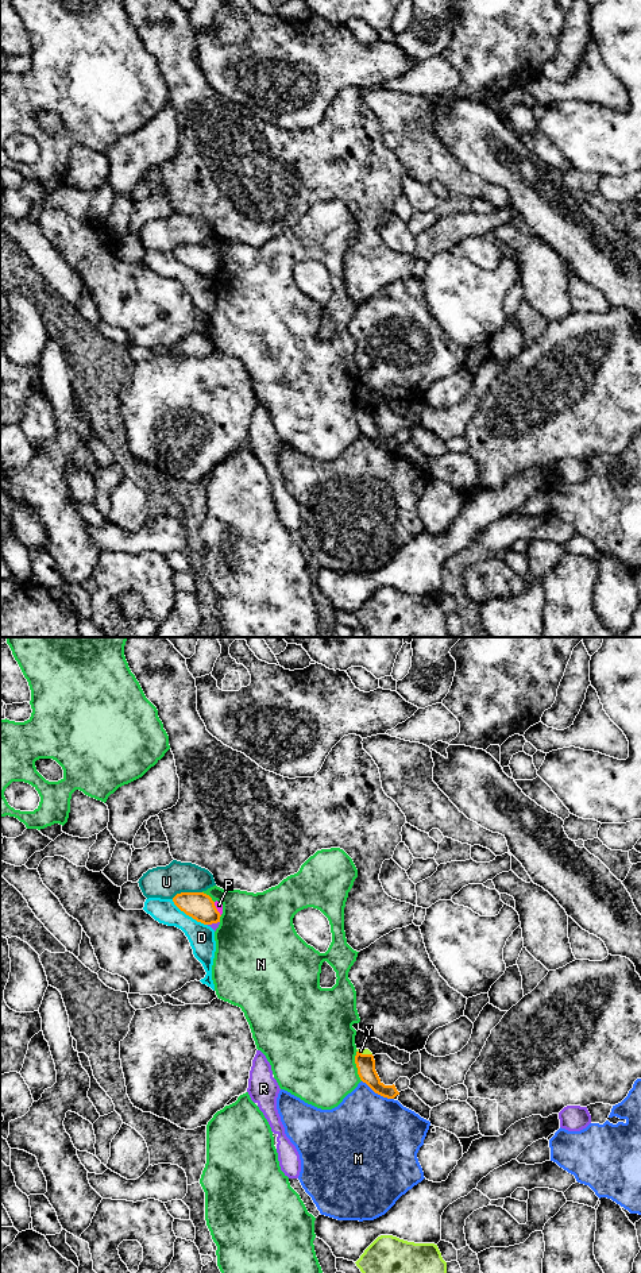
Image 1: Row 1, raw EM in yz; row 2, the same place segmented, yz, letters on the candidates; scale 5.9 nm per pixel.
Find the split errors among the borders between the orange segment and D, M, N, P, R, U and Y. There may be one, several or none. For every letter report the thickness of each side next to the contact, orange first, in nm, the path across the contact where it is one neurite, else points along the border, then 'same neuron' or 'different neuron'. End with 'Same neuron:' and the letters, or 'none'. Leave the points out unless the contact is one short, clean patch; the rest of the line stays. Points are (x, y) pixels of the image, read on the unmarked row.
D: 160/160 nm | along yz (172, 251), (186, 266), (207, 277) | different neuron
M: 110/480 nm | different neuron
N: 110/480 nm | different neuron
P: 160/50 nm | along yz (213, 254), (220, 267) | different neuron
R: 160/40 nm | different neuron
U: 160/190 nm | along yz (201, 243), (181, 243), (172, 250) | different neuron
Y: 110/30 nm | along yz (358, 402), (371, 407) | different neuron
Same neuron: none

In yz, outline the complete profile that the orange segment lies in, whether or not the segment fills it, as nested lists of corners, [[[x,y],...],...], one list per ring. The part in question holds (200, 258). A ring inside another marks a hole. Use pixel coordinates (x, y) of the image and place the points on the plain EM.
[[[181,244],[173,250],[174,256],[204,277],[220,274],[220,265],[217,263],[212,250],[204,244]]]

